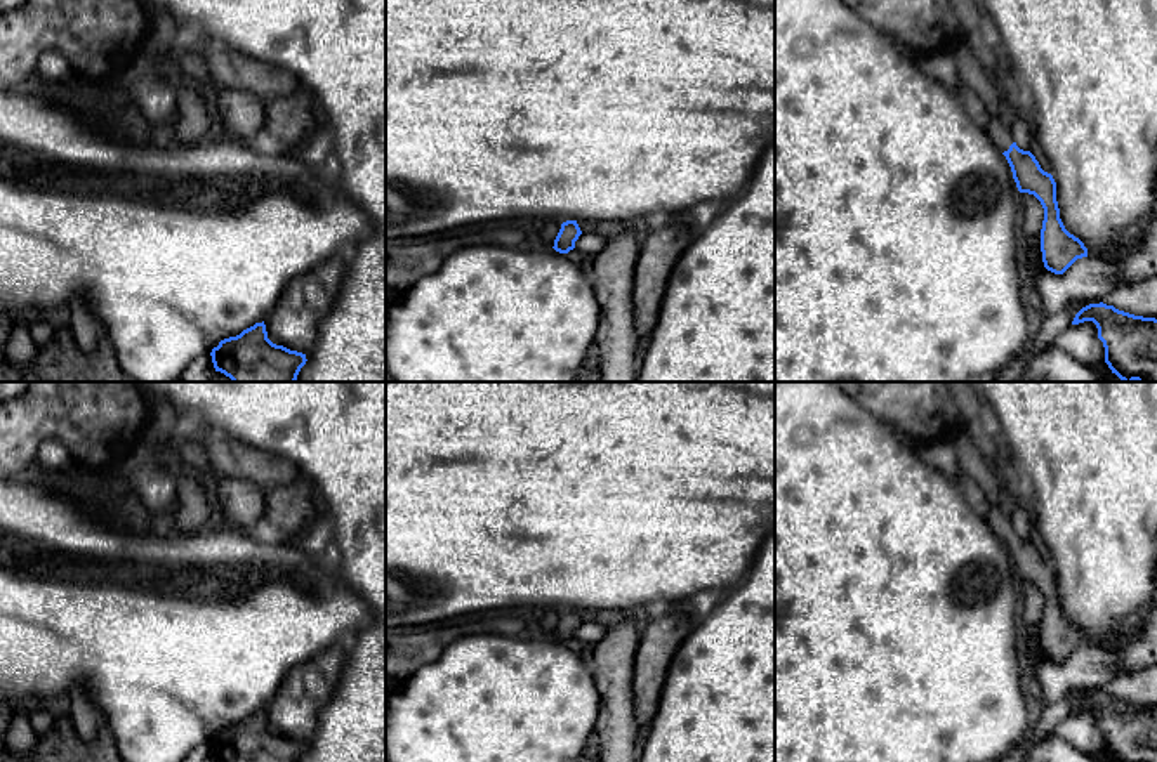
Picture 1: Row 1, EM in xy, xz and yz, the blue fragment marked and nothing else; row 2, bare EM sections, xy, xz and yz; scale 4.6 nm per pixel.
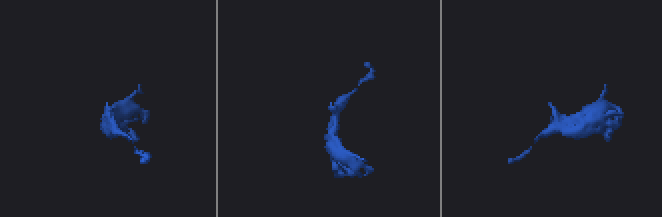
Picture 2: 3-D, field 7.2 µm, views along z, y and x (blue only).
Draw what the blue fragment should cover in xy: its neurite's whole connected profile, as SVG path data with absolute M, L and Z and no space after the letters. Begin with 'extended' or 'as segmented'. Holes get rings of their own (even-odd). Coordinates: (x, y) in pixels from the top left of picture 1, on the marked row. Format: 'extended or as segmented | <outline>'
as segmented | M264 321L221 340L210 356L215 371L233 382L295 382L307 361L306 354L273 344Z

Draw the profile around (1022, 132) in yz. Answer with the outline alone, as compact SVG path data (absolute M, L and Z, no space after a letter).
M1016 116L1015 120L1009 122L1009 125L1016 146L1023 151L1030 151L1034 132L1027 120Z

